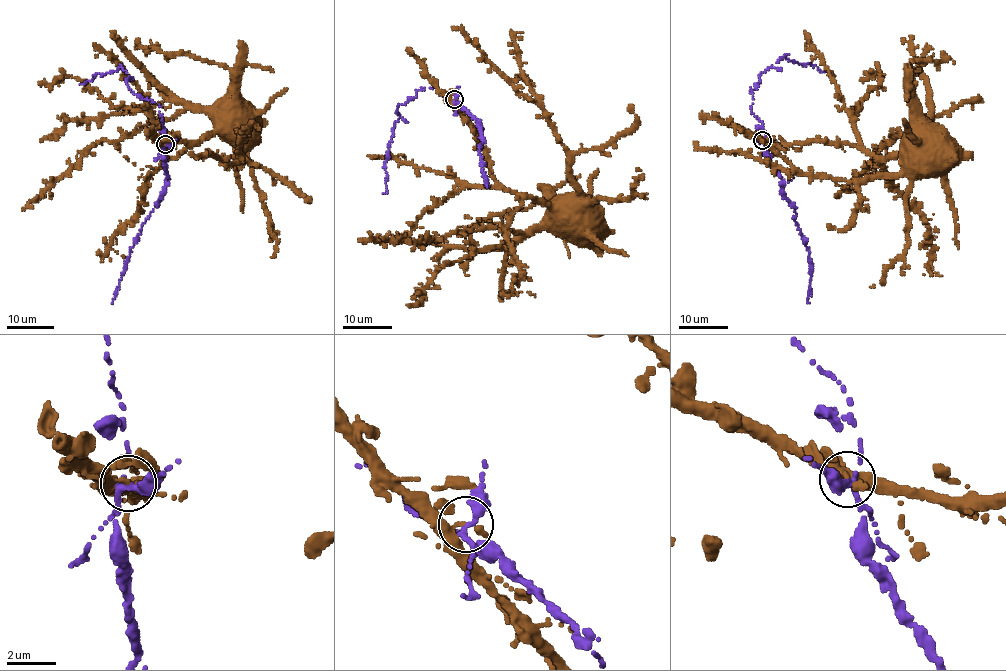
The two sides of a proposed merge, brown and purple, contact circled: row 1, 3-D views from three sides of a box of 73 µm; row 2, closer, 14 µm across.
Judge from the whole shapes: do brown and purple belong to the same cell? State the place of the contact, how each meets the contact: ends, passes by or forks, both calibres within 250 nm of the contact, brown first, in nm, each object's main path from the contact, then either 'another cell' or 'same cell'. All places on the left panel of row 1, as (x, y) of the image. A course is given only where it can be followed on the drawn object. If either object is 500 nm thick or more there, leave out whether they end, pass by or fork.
(165, 144) | brown ends | purple forks | 360/240 nm | brown via (165, 144), (171, 144), (173, 134), (187, 142), (211, 137), (233, 104), (246, 110), (247, 121) | purple via (165, 144), (160, 105), (128, 87), (126, 72), (119, 67), (80, 83) | another cell

